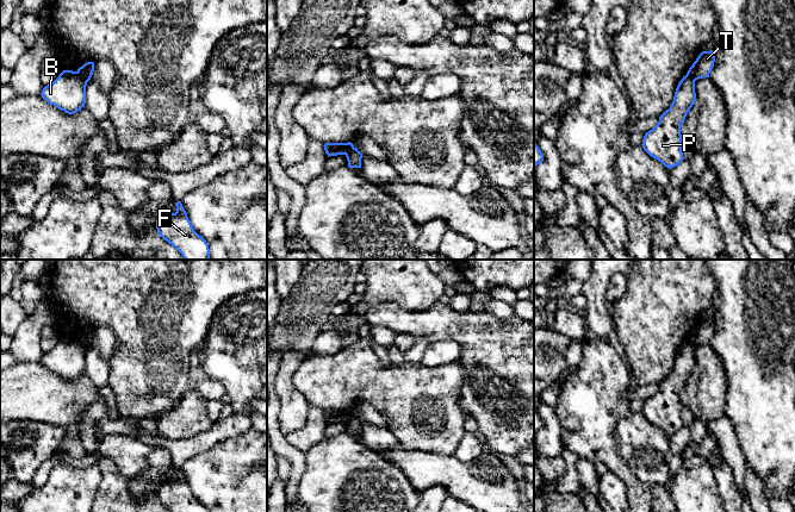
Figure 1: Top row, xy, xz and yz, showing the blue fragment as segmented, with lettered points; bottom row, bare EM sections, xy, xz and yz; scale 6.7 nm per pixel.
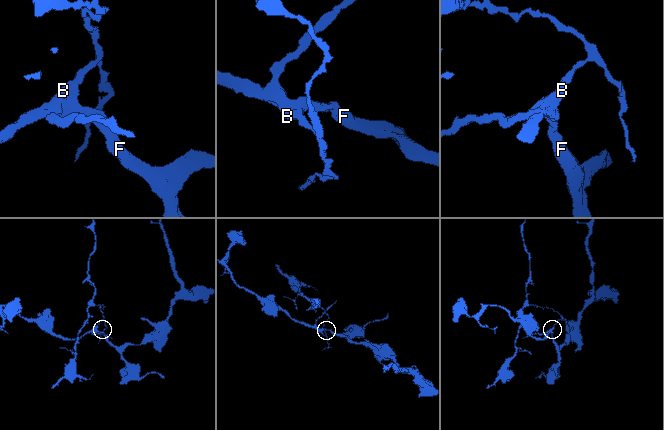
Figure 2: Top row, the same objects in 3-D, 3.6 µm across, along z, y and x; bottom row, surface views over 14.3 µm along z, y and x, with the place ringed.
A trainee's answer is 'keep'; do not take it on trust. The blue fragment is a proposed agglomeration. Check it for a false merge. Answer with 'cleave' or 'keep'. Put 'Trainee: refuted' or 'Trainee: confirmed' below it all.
cleave
Trainee: refuted

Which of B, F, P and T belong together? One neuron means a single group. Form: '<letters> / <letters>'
B F P / T

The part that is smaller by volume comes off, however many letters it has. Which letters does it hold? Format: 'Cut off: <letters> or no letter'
Cut off: T

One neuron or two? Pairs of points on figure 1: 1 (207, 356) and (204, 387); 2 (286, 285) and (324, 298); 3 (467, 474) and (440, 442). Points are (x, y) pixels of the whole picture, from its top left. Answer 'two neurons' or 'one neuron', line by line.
1: two neurons
2: two neurons
3: two neurons

